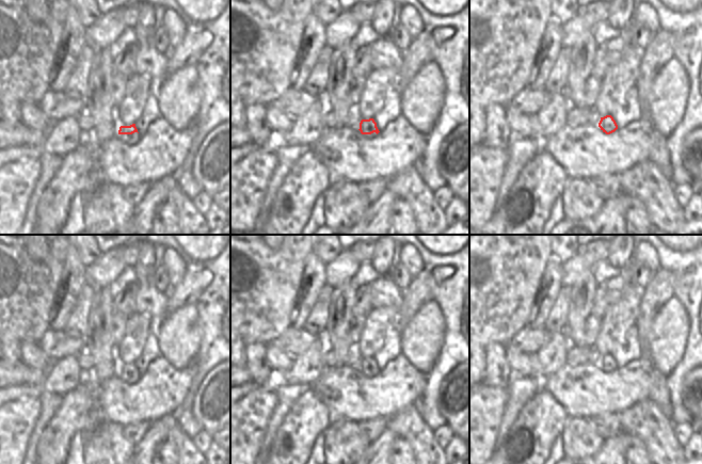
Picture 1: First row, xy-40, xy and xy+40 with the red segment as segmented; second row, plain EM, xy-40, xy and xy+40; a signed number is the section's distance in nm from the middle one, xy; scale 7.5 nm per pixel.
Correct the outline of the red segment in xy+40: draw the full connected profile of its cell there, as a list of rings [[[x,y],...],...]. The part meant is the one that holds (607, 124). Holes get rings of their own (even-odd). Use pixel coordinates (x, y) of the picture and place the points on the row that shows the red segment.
[[[571,107],[567,112],[567,126],[574,128],[585,124],[599,126],[606,134],[610,134],[618,129],[618,125],[611,115],[601,117],[594,109]]]

